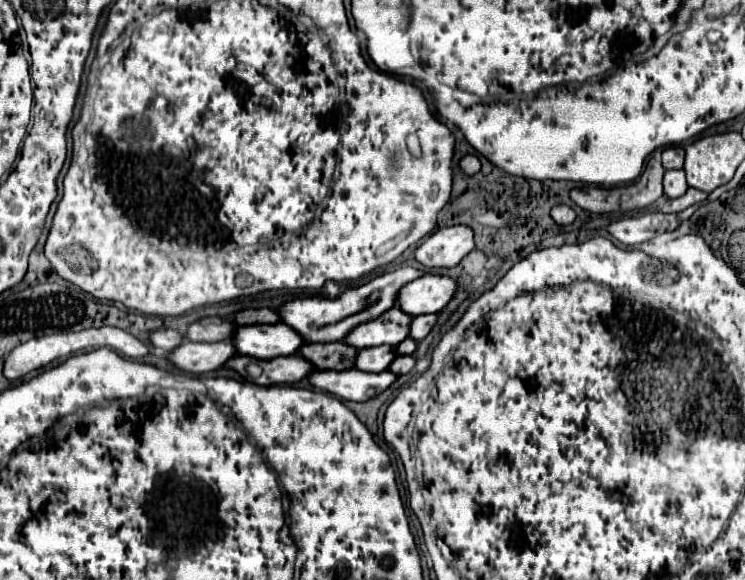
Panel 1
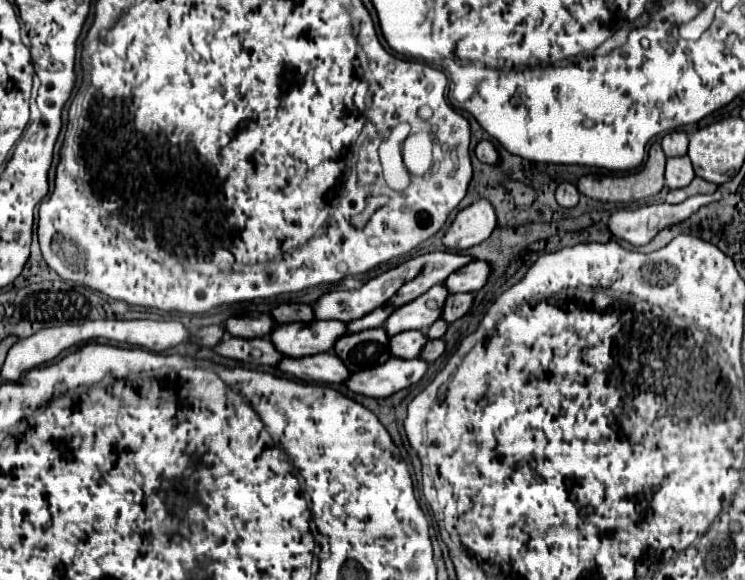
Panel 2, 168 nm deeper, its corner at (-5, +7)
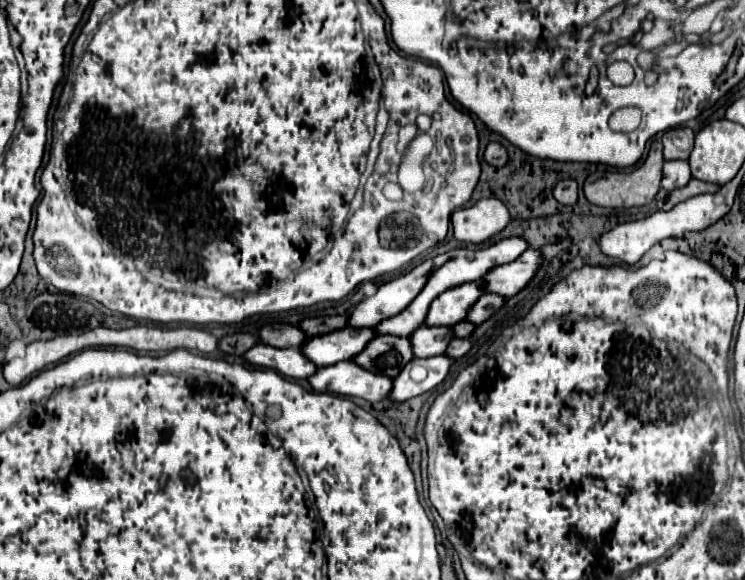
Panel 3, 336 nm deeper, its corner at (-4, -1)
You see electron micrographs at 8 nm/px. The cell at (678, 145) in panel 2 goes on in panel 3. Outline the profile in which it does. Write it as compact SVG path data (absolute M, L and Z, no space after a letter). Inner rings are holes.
M676 127L664 133L664 159L688 159L694 147L694 131L688 127Z

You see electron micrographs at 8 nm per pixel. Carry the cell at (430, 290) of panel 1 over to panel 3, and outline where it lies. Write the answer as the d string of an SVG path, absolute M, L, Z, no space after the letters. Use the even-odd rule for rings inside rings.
M528 249L516 261L494 267L484 277L484 281L488 283L490 293L512 297L520 293L532 281L540 265L542 265L542 253L538 249Z

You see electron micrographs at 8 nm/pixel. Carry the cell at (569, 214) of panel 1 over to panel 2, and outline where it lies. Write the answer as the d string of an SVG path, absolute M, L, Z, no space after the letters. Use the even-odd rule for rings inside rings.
M561 183L561 185L557 187L557 191L555 191L555 199L557 199L557 203L559 203L561 207L569 209L569 207L575 207L575 205L577 205L577 201L579 201L579 191L577 191L577 187L571 185L571 183Z

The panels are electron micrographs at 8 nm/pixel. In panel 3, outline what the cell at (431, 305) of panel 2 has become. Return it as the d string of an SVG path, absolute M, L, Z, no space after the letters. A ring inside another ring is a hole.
M472 281L464 283L460 287L454 287L452 291L446 291L440 295L428 313L426 325L456 325L466 319L468 311L474 307L474 303L486 293L484 281Z

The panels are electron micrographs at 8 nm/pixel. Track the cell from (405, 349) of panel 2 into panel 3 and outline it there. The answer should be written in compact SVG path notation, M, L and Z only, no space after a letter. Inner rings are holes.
M420 327L420 331L414 331L412 347L416 351L416 357L434 357L446 353L448 343L454 339L452 327Z

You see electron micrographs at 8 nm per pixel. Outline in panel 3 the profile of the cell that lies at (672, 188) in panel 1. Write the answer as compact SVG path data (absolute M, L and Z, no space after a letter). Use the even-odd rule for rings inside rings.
M682 159L664 161L664 167L662 167L662 187L666 191L684 187L690 179L692 179L692 175L690 175L690 167L688 167L686 161L682 161Z

